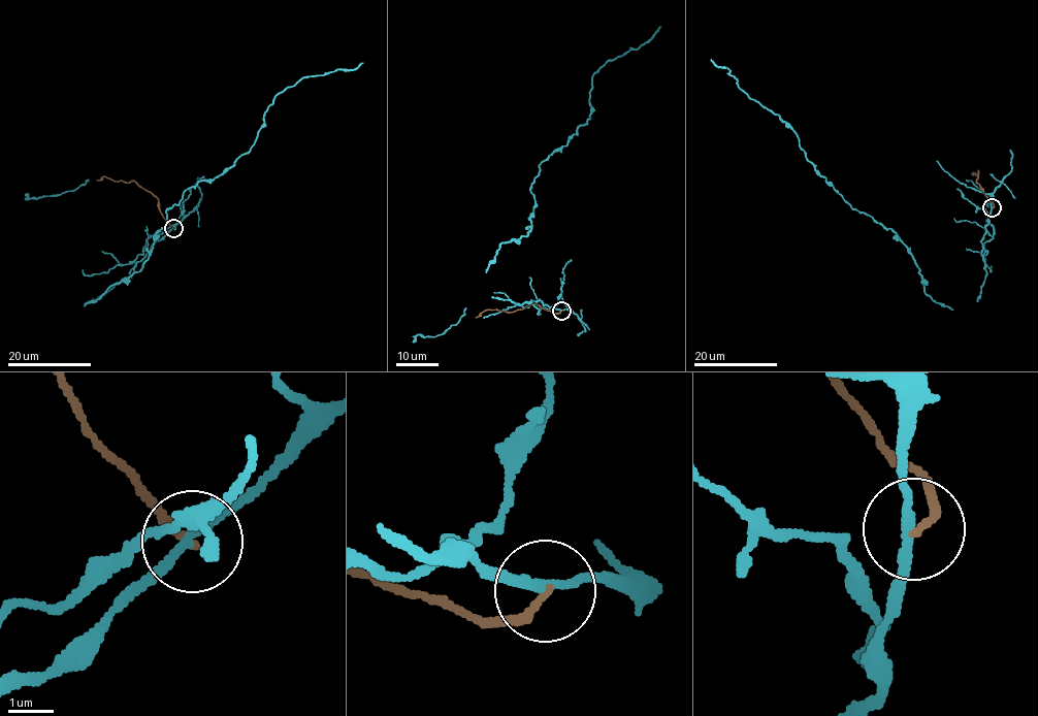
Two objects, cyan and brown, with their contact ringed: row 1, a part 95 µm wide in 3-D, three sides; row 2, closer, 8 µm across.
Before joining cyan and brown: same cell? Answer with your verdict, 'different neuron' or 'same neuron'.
different neuron

